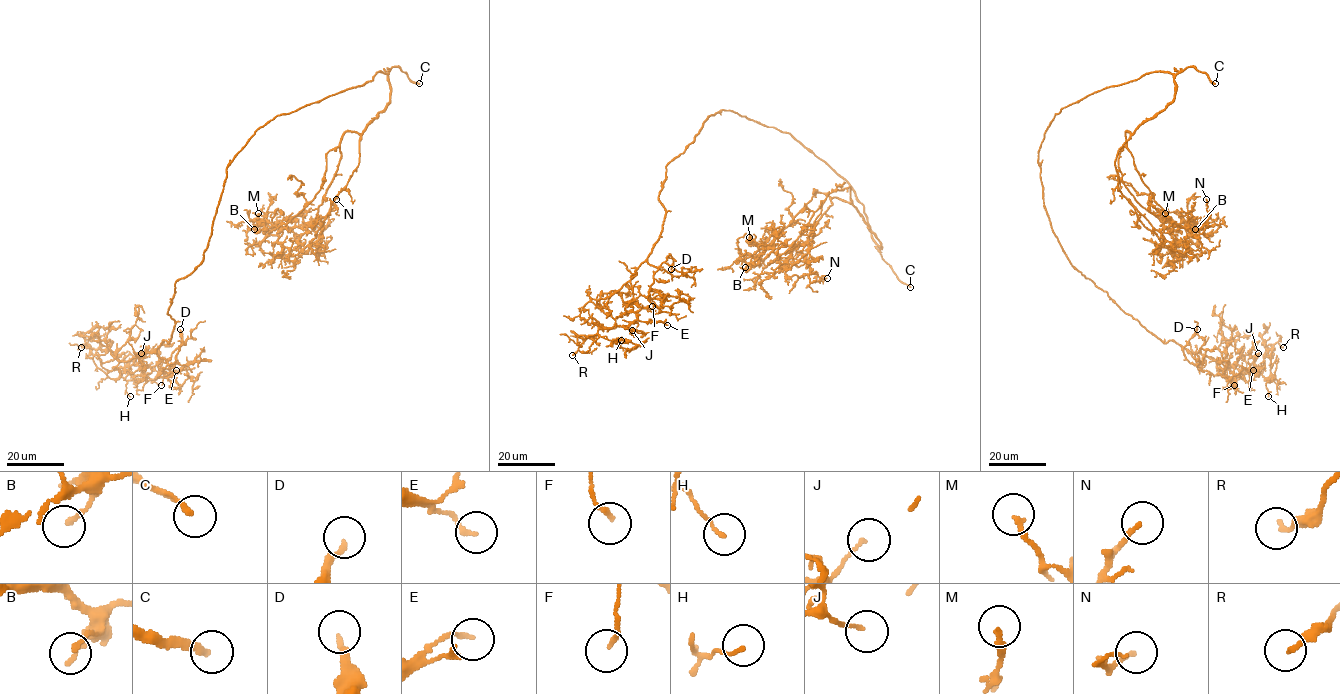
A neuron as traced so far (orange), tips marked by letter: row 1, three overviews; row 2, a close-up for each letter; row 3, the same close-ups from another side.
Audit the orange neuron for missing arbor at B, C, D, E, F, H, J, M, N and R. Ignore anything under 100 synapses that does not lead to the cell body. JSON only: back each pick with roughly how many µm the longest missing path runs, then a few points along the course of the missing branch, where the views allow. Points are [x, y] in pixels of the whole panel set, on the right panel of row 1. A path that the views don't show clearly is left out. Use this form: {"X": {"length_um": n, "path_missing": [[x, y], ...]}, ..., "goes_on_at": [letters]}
{"C": {"length_um": 30, "path_missing": [[1215, 83], [1233, 98], [1250, 140]]}, "goes_on_at": ["C"]}

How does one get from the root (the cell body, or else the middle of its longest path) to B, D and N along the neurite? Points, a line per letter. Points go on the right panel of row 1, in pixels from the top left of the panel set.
B: (1049, 125), (1088, 95), (1151, 72), (1171, 73), (1174, 98), (1125, 132), (1118, 169), (1147, 211), (1195, 229)
D: (1049, 125), (1038, 156), (1043, 200), (1069, 262), (1165, 343), (1184, 347), (1191, 364), (1183, 347), (1197, 329)
N: (1049, 125), (1088, 95), (1169, 71), (1174, 98), (1125, 132), (1127, 149), (1174, 226), (1204, 234), (1206, 199)

